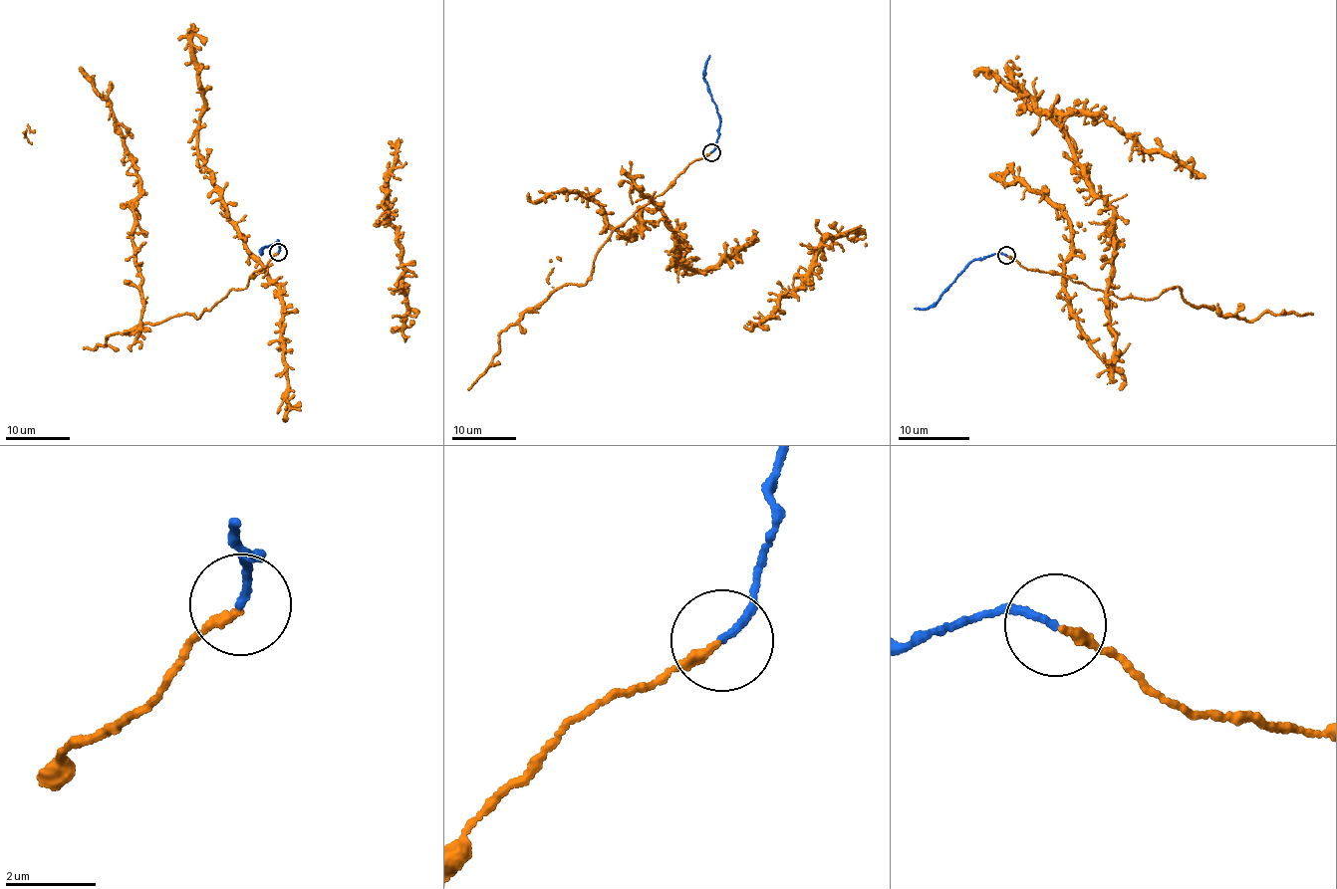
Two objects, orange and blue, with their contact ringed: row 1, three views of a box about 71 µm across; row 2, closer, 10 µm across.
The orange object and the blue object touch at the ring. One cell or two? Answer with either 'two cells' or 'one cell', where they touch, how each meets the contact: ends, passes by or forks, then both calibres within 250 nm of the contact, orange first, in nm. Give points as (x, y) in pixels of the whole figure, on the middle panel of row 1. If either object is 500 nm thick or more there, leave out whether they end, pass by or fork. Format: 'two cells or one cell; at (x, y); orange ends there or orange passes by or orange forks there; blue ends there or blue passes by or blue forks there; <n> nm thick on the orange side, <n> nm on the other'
one cell; at (711, 152); orange ends there; blue ends there; 170 nm thick on the orange side, 150 nm on the other

